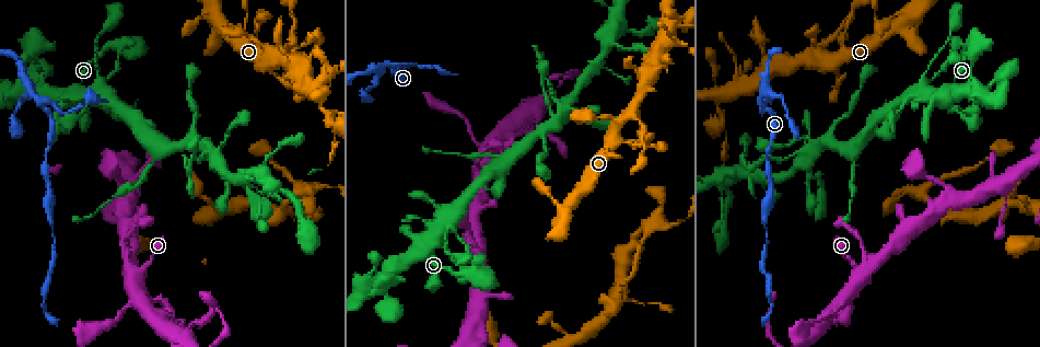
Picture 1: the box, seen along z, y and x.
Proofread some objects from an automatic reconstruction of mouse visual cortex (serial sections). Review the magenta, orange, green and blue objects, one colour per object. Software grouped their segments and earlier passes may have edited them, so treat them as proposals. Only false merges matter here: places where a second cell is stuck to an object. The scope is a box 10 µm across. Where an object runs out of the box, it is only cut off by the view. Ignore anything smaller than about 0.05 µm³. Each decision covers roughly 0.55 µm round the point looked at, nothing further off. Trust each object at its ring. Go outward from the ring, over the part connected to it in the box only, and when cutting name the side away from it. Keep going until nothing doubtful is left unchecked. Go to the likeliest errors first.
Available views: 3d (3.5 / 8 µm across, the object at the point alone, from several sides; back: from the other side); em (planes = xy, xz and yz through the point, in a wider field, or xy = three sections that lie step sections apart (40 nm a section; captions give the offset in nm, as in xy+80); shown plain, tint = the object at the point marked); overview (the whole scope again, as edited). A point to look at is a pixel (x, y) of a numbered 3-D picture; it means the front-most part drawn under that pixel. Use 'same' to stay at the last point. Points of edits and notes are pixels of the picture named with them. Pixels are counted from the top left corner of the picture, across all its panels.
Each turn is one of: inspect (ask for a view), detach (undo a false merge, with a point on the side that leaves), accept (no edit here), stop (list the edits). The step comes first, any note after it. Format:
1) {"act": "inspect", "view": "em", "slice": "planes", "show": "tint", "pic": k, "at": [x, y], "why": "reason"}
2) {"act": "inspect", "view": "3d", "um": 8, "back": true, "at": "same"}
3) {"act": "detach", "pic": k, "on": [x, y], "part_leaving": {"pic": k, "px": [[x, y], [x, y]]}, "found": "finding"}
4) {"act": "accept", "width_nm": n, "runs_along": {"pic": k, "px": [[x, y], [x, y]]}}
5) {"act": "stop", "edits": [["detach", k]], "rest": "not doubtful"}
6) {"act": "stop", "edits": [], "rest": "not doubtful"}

{"act": "inspect", "view": "3d", "um": 3.5, "pic": 1, "at": [765, 92], "why": "sharp bend"}

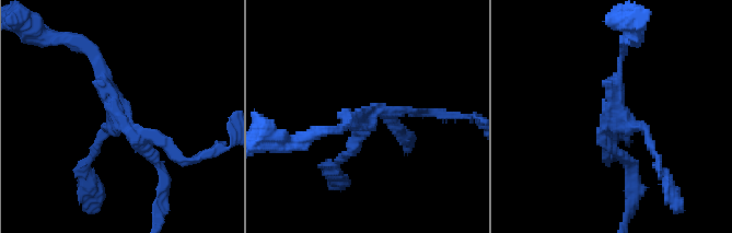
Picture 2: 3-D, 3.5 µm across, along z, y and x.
{"act": "inspect", "view": "em", "slice": "xy", "step": 2, "show": "tint", "pic": 2, "at": [617, 121]}

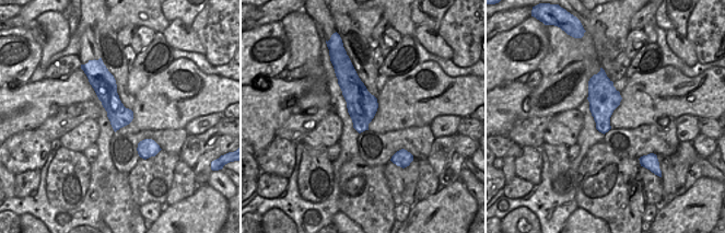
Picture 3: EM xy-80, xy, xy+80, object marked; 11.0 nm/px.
{"act": "detach", "pic": 2, "on": [186, 161], "border": {"pic": 3, "px": [[376, 108], [359, 112]]}, "found": "two cells meet here"}

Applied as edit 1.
{"act": "inspect", "view": "overview", "why": "redraw"}

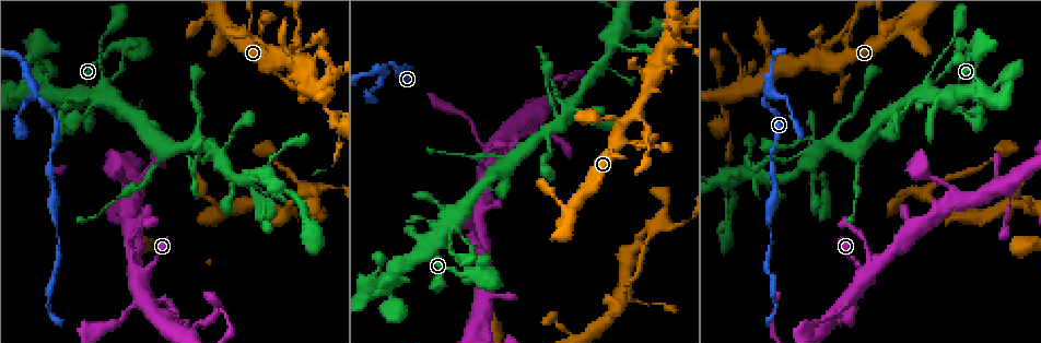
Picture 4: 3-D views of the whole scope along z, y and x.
{"act": "inspect", "view": "3d", "um": 3.5, "pic": 4, "at": [512, 160], "why": "sudden change in width"}

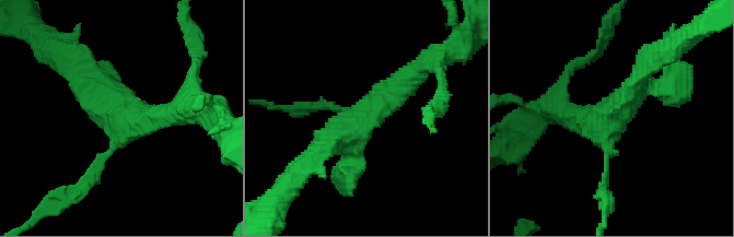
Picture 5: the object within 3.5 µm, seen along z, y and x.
{"act": "inspect", "view": "em", "slice": "xy", "step": 5, "show": "tint", "pic": 5, "at": [612, 112], "arms": 3, "arm_widths_nm": [100, 300, 300], "why": "need the tissue"}

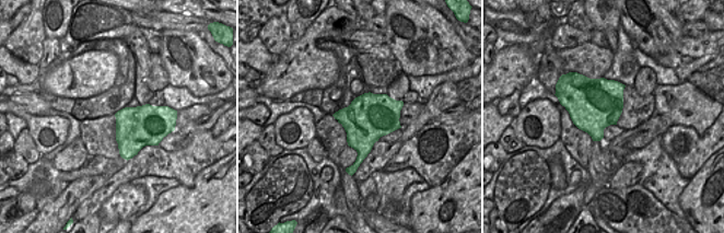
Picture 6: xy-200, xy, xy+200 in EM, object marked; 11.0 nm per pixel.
{"act": "inspect", "view": "em", "slice": "xy", "step": 3, "show": "tint", "at": "same"}

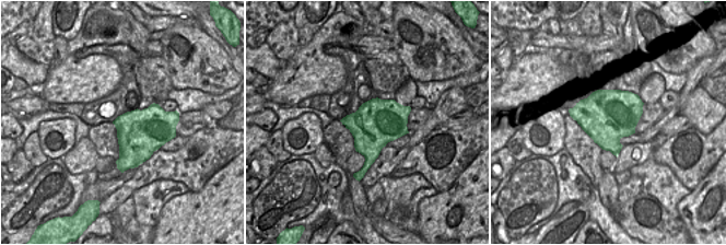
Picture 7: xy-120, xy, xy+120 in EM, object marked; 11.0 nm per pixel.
{"act": "accept", "width_nm": 500, "runs_along": {"pic": 5, "px": [[322, 147], [349, 134], [422, 64]]}, "found": "one cell here"}

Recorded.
{"act": "inspect", "view": "3d", "um": 3.5, "pic": 4, "at": [815, 56], "why": "four-way junction"}

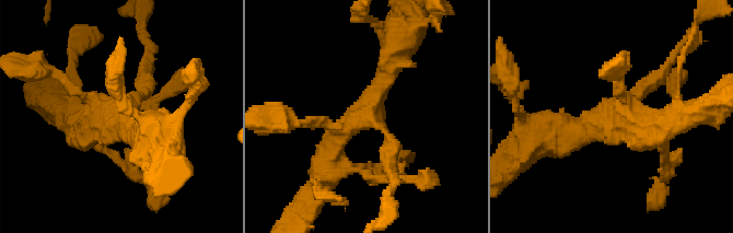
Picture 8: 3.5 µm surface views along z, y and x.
{"act": "inspect", "view": "em", "slice": "xy", "step": 2, "show": "tint", "pic": 8, "at": [112, 119], "arms": 4, "arm_widths_nm": [150, 200, 300, 400], "why": "now the EM"}

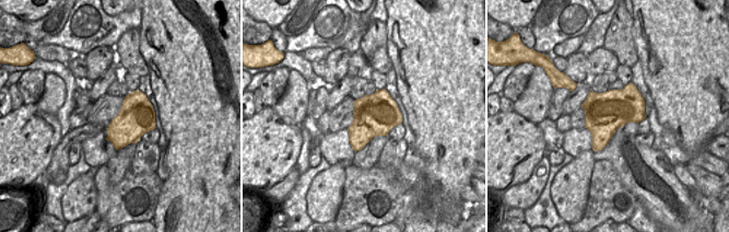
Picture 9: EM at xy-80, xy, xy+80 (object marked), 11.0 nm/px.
{"act": "accept", "width_nm": 460, "runs_along": {"pic": 8, "px": [[324, 176], [394, 59]]}, "found": "all the same cell"}

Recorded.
{"act": "stop", "edits": [["detach", 2]], "rest": "not doubtful"}

